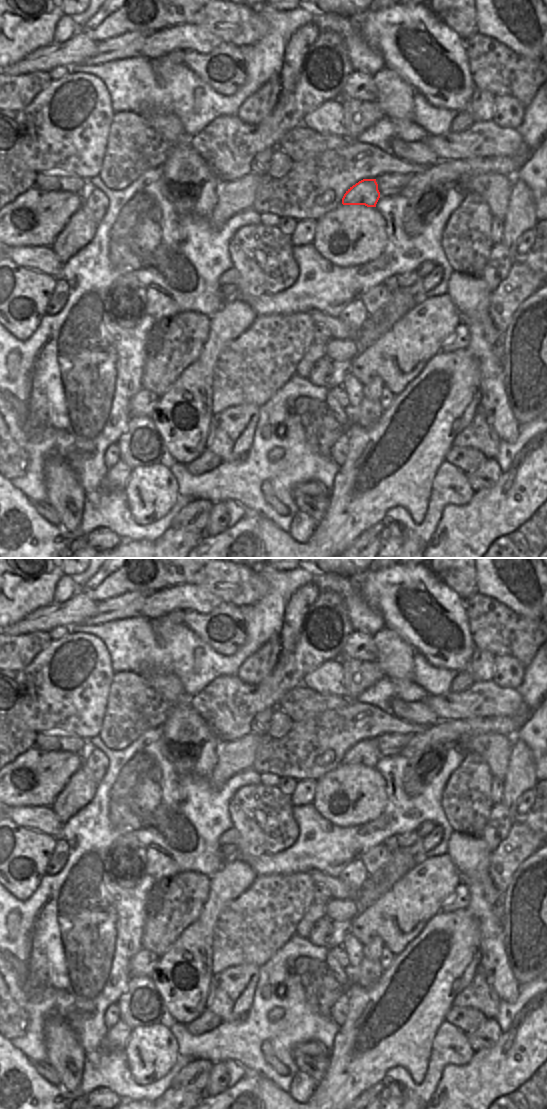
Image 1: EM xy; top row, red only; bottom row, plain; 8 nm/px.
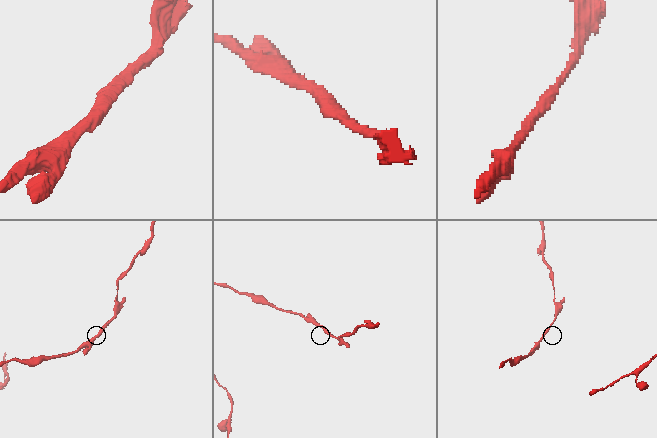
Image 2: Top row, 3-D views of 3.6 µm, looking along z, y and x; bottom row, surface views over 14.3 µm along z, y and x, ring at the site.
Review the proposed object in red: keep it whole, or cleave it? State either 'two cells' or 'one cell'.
one cell

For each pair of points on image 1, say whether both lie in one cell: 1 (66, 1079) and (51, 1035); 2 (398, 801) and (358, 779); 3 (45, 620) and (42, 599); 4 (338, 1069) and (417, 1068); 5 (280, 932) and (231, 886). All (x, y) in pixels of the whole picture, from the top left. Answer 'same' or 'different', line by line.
1: same
2: different
3: different
4: same
5: different

